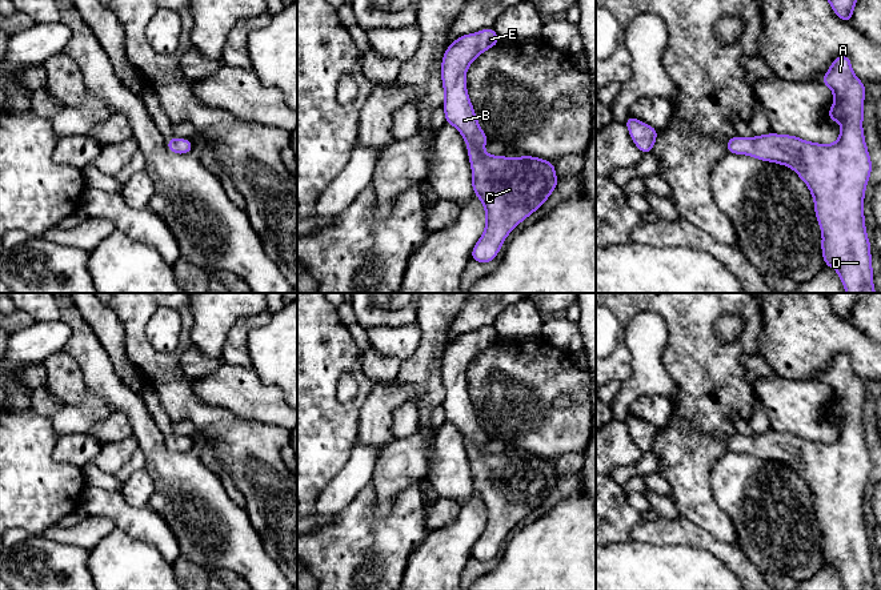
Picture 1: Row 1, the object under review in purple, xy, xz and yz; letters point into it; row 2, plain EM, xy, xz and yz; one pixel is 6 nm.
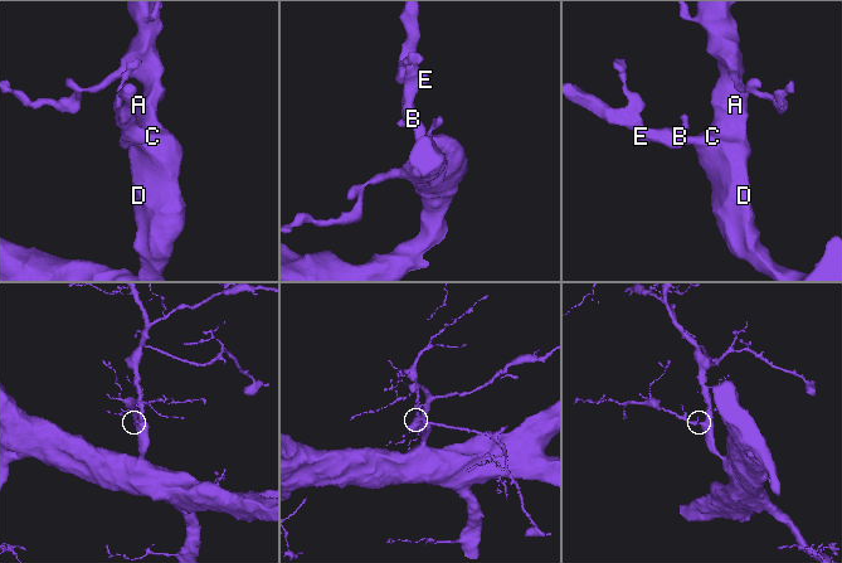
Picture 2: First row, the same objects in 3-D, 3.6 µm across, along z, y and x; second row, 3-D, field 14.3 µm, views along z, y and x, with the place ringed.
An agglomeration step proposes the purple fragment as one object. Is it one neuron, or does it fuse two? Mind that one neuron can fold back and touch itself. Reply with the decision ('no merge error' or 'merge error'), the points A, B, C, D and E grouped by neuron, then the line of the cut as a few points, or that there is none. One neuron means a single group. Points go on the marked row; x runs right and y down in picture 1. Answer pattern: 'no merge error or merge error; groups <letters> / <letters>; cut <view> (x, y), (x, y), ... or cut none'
no merge error; groups A B C D E; cut none

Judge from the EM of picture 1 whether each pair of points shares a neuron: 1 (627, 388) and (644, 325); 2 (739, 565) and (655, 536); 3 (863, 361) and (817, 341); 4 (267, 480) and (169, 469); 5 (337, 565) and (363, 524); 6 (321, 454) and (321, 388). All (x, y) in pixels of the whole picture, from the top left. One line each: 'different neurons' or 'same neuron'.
1: same neuron
2: same neuron
3: same neuron
4: different neurons
5: same neuron
6: same neuron

